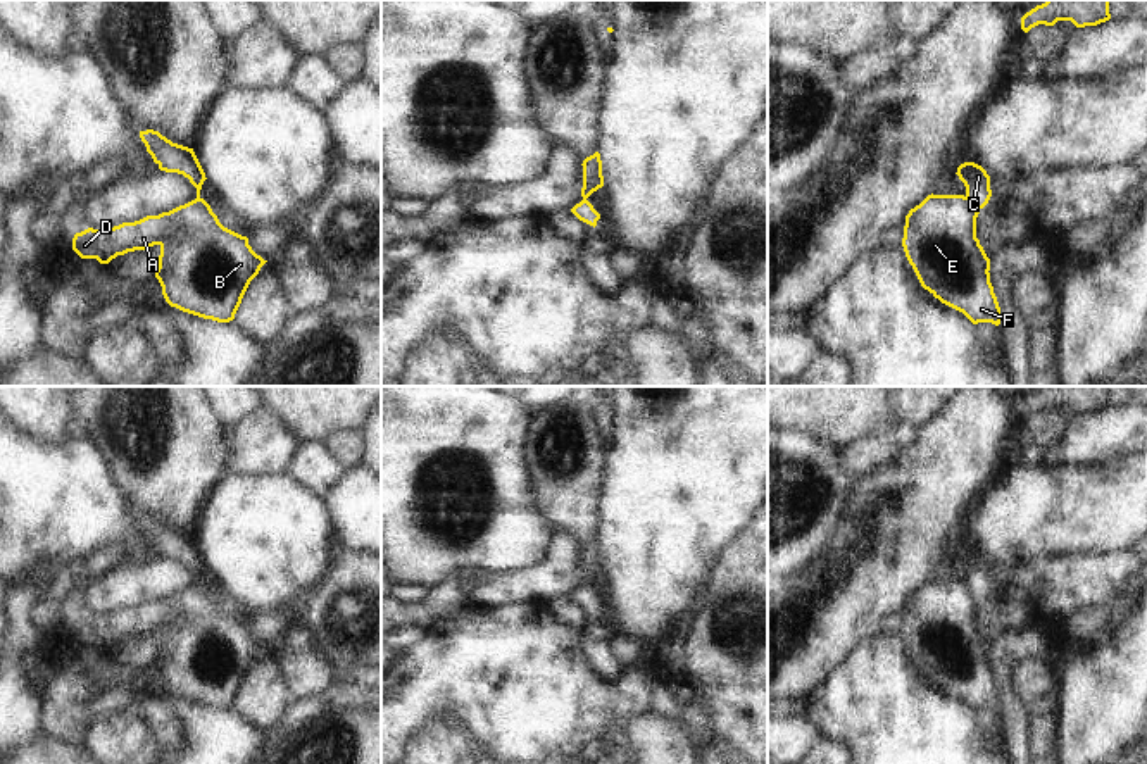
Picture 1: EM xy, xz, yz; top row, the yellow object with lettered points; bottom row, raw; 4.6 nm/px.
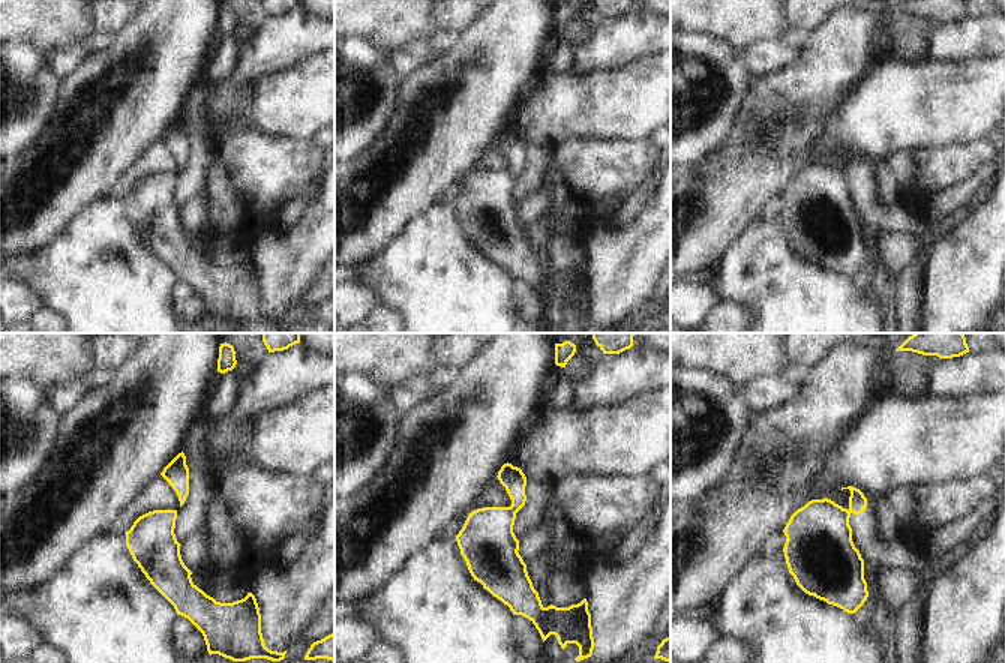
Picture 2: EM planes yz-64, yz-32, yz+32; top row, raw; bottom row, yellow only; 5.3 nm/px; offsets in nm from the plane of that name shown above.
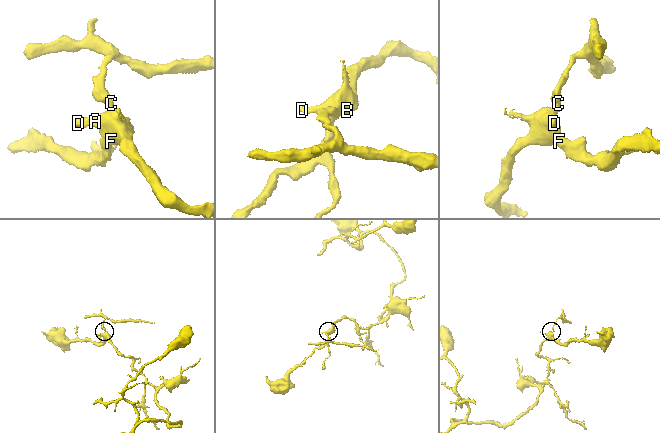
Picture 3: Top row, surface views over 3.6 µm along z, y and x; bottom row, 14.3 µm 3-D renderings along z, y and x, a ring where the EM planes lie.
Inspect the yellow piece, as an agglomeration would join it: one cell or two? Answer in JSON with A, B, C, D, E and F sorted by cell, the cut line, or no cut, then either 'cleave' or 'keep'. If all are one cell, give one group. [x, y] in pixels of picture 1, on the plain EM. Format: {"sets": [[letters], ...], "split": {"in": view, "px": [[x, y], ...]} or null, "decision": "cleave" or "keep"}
{"sets": [["A", "B", "D", "E", "F"], ["C"]], "split": {"in": "yz", "px": [[966, 582], [978, 597]]}, "decision": "cleave"}

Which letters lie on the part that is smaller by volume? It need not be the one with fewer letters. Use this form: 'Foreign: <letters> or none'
Foreign: C

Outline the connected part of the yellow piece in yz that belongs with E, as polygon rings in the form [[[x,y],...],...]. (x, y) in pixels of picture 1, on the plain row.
[[[928,581],[906,602],[902,633],[921,673],[973,711],[1000,711],[990,645],[976,624],[980,597],[964,581]]]

